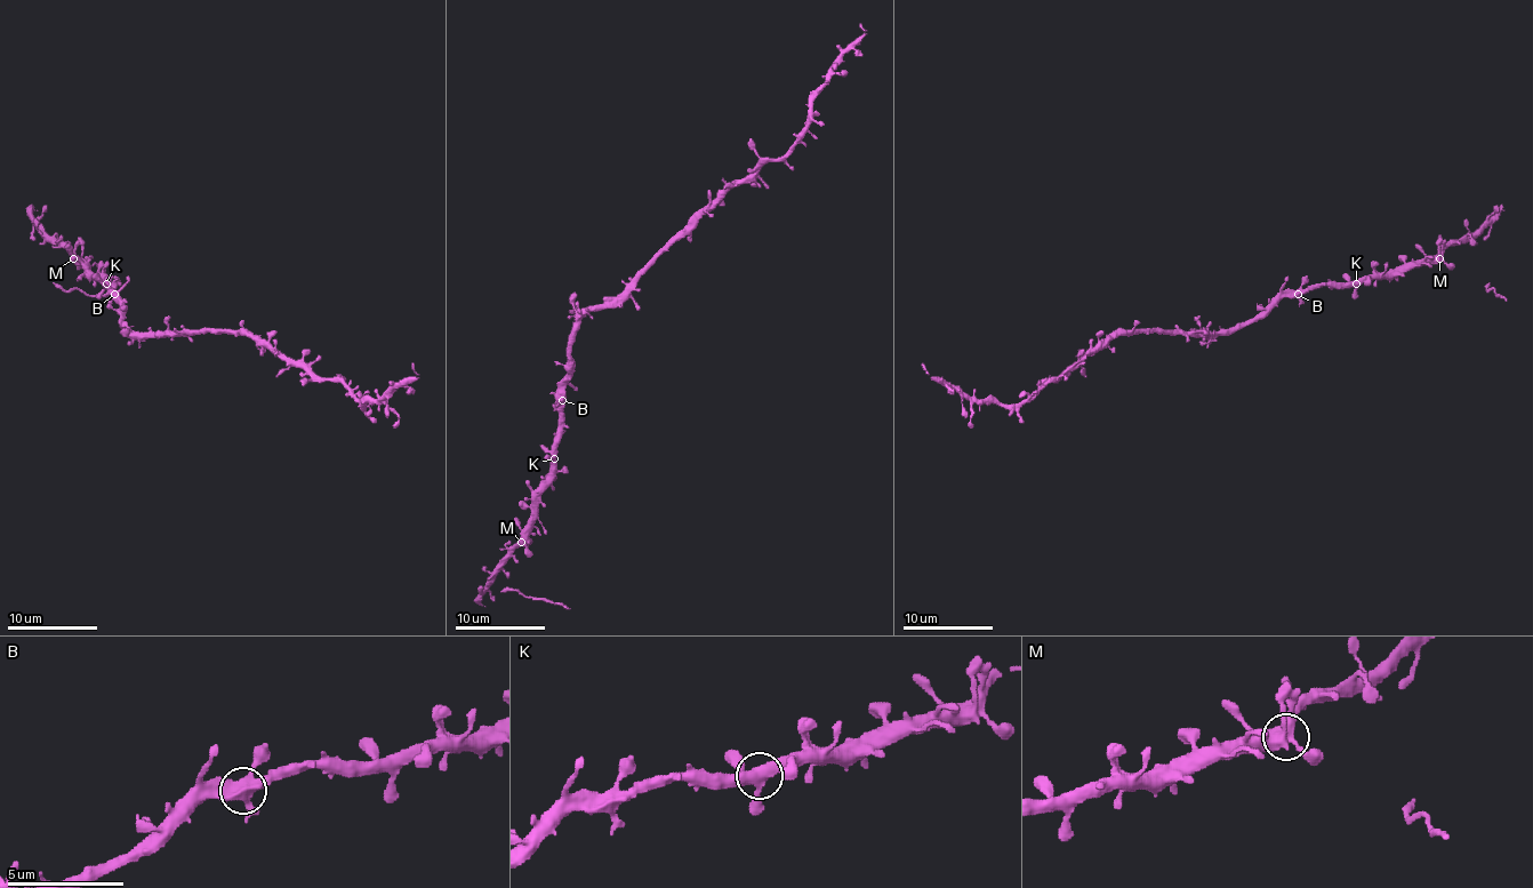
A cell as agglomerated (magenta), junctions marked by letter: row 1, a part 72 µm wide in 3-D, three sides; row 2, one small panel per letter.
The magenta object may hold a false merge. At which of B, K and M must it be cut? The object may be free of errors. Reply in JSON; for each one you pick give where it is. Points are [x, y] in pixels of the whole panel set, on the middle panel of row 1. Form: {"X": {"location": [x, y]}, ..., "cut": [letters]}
{"cut": []}

